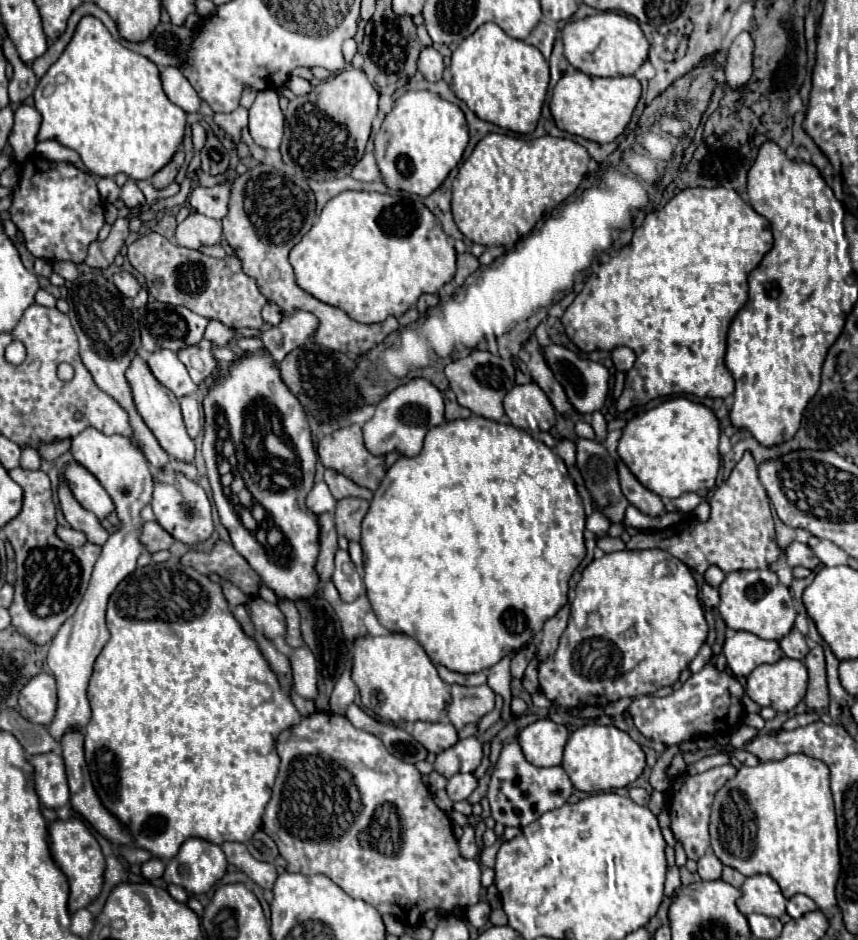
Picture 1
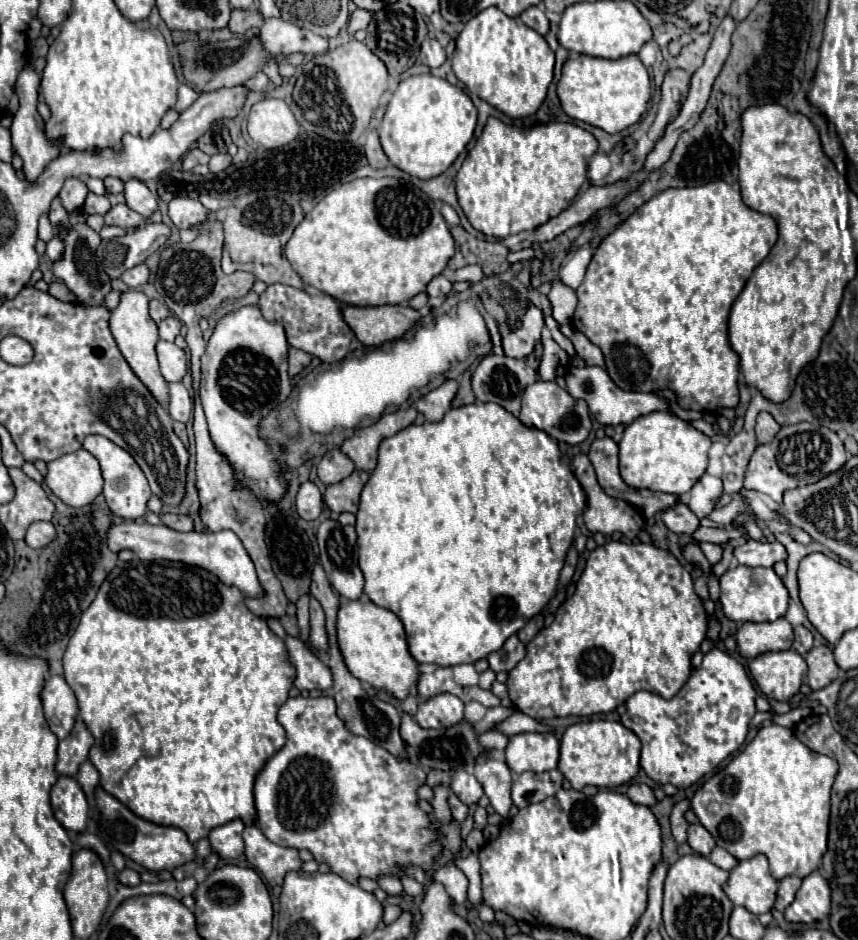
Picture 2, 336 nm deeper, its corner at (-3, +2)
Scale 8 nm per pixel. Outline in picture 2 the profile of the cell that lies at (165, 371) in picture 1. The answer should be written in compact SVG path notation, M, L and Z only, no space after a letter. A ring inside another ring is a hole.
M159 340L157 342L157 358L159 358L161 374L167 382L179 382L189 370L187 354L173 342Z

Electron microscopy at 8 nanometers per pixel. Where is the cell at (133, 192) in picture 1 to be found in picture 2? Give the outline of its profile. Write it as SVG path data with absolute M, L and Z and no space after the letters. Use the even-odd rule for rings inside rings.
M127 180L125 182L125 200L131 210L139 212L145 218L149 218L153 212L159 210L157 196L141 180Z

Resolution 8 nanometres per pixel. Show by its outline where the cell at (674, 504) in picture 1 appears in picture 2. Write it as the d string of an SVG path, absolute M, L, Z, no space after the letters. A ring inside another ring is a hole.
M703 474L701 480L689 492L689 508L695 512L697 518L707 518L713 510L717 500L723 494L723 484L719 478Z

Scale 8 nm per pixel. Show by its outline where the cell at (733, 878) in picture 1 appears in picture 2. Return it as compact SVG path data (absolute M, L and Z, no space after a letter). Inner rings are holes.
M715 848L715 850L711 852L709 860L711 860L715 866L723 868L723 870L733 870L733 868L737 866L737 860L735 860L729 852L725 852L723 848Z

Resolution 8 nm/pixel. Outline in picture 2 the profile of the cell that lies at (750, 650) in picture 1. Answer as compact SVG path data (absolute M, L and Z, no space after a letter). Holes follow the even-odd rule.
M785 618L775 622L745 622L737 630L737 648L743 658L755 658L765 652L789 650L793 644L793 628Z

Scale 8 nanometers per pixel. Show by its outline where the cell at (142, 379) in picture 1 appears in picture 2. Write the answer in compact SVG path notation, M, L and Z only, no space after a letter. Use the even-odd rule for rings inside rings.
M135 290L123 292L121 304L111 312L109 328L111 328L111 334L113 334L121 354L125 356L127 364L131 366L131 370L147 386L147 390L153 394L153 398L163 408L167 408L169 406L169 388L167 388L165 378L159 372L159 364L157 364L157 356L155 356L155 344L157 344L159 336L157 336L157 324L149 316L149 300L147 300L147 296L141 294L141 292L135 292Z

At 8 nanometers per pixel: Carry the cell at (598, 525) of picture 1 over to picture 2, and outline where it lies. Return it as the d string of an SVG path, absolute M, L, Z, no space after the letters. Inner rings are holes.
M579 454L573 458L573 472L577 476L577 480L581 482L583 490L587 492L587 510L583 514L583 520L585 520L585 526L589 532L601 532L605 536L613 534L613 532L621 532L625 534L627 538L635 538L639 534L639 530L645 526L645 518L641 516L641 512L637 512L631 504L627 504L625 500L621 498L611 498L609 494L605 494L605 490L599 486L597 478L595 478L595 470L589 462L589 458L585 454Z

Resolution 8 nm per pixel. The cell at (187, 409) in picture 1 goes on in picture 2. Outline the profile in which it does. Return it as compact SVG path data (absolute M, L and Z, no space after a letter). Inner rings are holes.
M183 382L169 384L169 394L171 394L171 402L169 402L171 418L177 422L187 422L193 412L193 400L191 400L187 388L183 386Z

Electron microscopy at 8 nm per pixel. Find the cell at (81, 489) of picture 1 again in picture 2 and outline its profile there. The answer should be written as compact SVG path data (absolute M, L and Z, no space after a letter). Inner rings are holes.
M81 448L49 462L45 484L65 504L81 508L91 504L103 490L101 466L93 454Z

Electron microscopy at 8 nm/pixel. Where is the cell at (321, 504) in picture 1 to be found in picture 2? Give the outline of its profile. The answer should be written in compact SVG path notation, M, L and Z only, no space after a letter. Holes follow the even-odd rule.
M313 482L301 484L297 500L295 500L295 506L297 506L297 512L299 512L299 516L303 520L307 520L307 522L317 520L319 514L321 514L321 506L323 506L321 490Z

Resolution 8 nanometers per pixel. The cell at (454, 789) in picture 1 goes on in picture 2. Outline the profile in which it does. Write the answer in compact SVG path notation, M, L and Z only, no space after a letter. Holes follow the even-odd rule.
M457 770L455 772L455 778L451 782L451 790L467 806L477 804L479 798L483 796L483 786L477 782L477 778L473 774L469 774L465 770Z

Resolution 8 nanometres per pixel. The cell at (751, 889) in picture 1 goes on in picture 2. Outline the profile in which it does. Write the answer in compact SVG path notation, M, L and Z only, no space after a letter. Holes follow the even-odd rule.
M753 856L731 870L729 880L725 882L725 894L735 906L745 906L749 912L759 916L773 910L777 884L779 882L769 874L765 856Z

